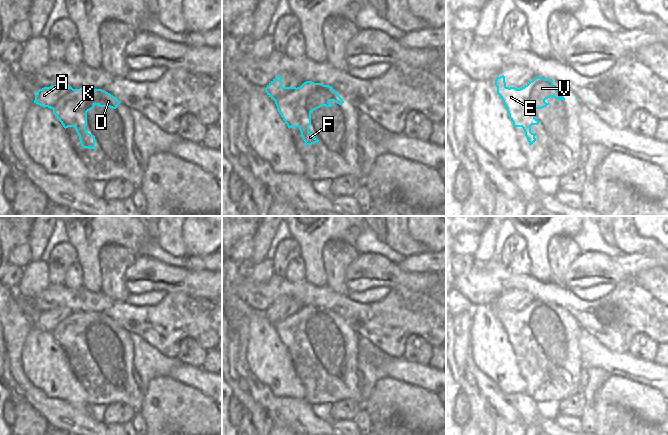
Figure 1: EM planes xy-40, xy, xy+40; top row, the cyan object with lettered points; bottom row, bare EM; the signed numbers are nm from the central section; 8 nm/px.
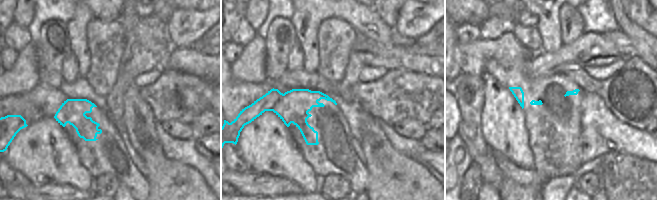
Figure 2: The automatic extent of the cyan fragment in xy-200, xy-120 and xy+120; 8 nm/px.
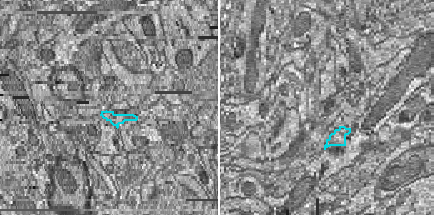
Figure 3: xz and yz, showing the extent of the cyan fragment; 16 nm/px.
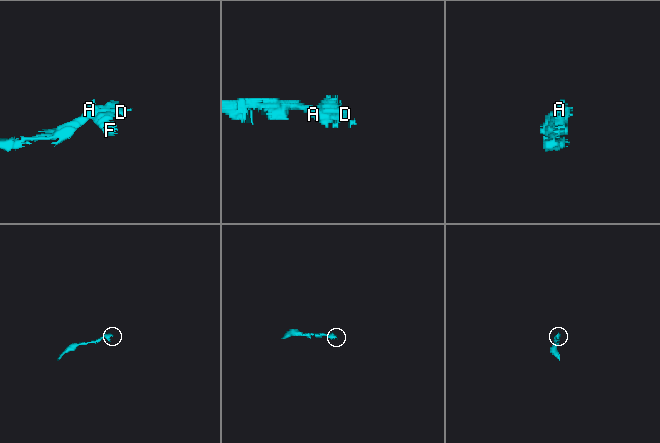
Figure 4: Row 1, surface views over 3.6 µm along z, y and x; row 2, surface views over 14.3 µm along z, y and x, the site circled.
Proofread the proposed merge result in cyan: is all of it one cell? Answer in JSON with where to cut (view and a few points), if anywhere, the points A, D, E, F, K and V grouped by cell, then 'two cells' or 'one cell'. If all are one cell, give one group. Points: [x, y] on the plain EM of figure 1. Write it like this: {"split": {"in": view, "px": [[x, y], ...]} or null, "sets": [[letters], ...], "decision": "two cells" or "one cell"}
{"split": {"in": "xy-40", "px": [[73, 313], [65, 318], [52, 332]]}, "sets": [["A"], ["D", "E", "F", "K", "V"]], "decision": "two cells"}

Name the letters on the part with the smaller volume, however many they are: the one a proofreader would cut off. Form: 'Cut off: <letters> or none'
Cut off: D, E, F, K, V

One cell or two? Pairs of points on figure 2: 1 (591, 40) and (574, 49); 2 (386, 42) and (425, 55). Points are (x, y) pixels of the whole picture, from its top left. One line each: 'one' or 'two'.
1: one
2: two

